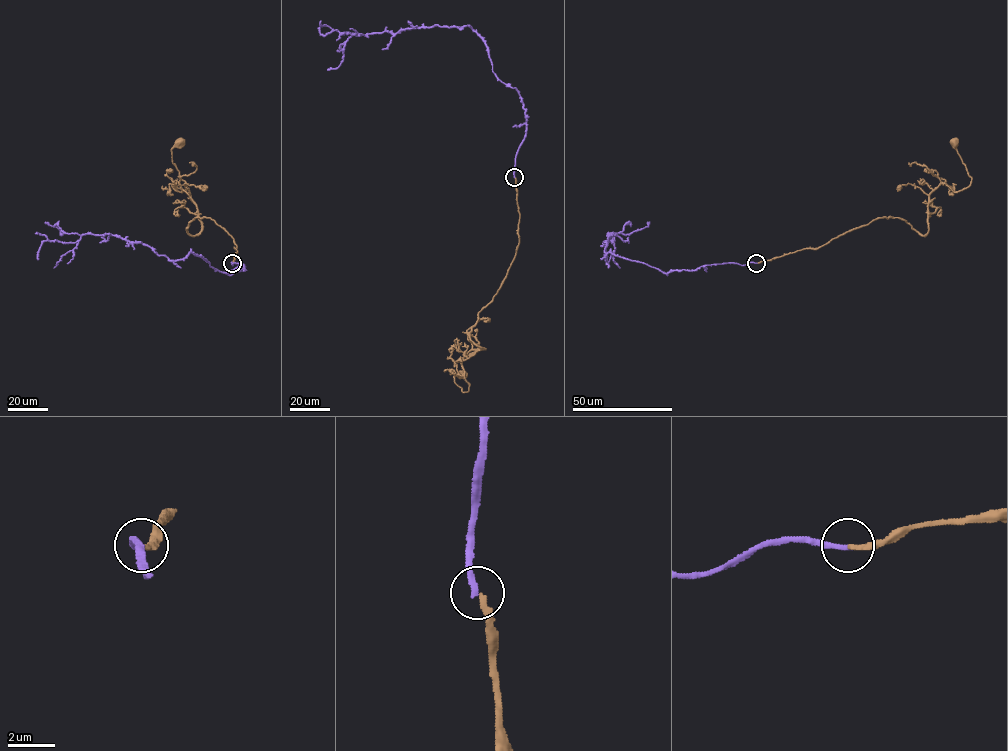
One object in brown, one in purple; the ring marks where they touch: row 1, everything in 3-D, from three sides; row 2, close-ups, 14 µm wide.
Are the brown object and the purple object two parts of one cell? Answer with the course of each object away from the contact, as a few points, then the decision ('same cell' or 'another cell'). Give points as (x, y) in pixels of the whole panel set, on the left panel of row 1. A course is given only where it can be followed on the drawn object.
course brown (232, 263), (233, 239), (211, 218), (196, 217), (187, 232), (198, 234), (202, 222), (172, 162), (179, 143); course purple (232, 263), (243, 270), (229, 275), (192, 253), (169, 260), (141, 243), (90, 234), (43, 242), (38, 258); another cell

